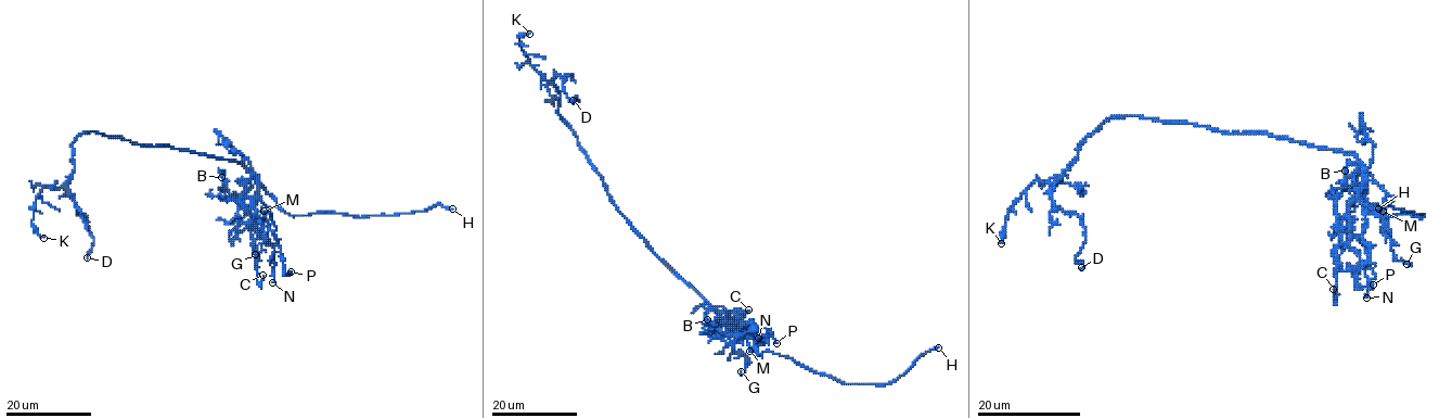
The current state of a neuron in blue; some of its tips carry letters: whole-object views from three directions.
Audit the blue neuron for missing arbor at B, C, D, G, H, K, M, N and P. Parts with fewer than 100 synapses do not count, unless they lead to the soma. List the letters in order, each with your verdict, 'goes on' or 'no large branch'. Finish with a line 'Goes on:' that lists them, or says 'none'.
B: no large branch
C: no large branch
D: no large branch
G: no large branch
H: goes on
K: no large branch
M: no large branch
N: no large branch
P: no large branch
Goes on: H

